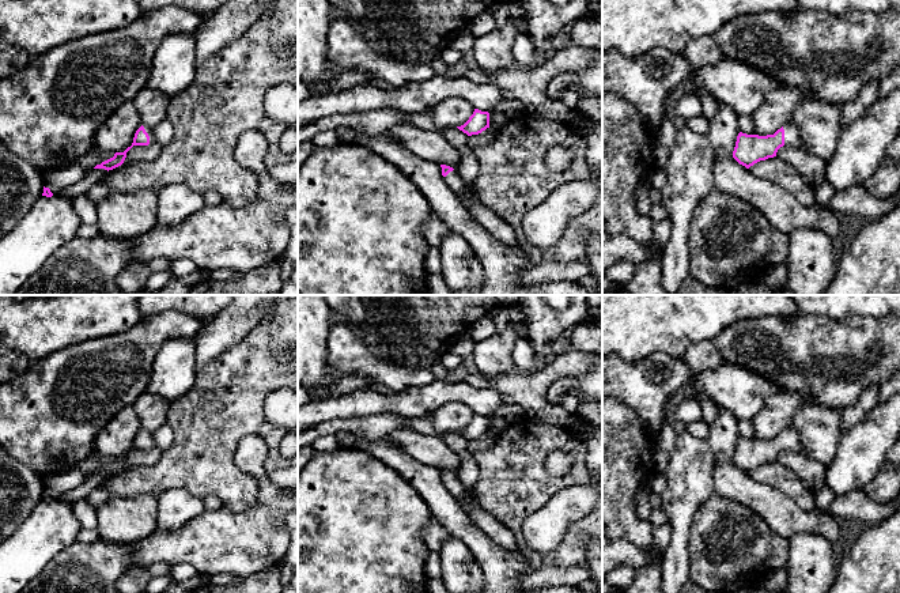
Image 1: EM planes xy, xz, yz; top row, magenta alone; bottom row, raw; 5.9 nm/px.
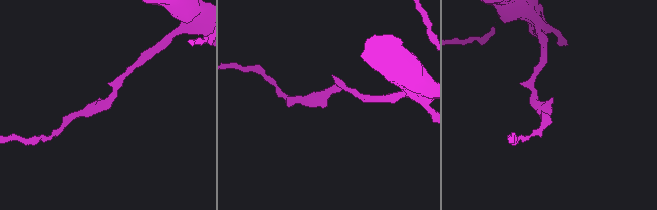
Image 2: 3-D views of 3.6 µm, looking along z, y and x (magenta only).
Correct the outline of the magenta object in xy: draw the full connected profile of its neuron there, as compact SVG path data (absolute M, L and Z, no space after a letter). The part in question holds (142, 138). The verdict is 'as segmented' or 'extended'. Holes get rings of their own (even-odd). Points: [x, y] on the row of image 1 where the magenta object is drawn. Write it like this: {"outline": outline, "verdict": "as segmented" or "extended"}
{"outline": "M140 126L133 137L133 143L131 147L128 147L124 152L116 152L113 158L102 162L101 165L97 165L94 169L105 169L105 170L113 170L118 166L121 166L126 158L126 152L133 147L133 146L148 146L154 143L154 135L152 129L147 126Z", "verdict": "extended"}

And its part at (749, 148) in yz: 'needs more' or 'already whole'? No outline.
needs more

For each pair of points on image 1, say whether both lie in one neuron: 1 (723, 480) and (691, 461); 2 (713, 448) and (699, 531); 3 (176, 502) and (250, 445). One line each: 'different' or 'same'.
1: different
2: different
3: different

